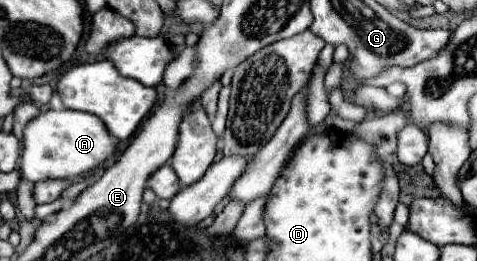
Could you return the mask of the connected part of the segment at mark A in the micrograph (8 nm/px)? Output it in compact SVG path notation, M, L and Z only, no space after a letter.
M44 110L24 126L20 170L22 180L42 182L52 178L74 180L102 166L116 150L114 138L106 132L104 122L88 112Z

